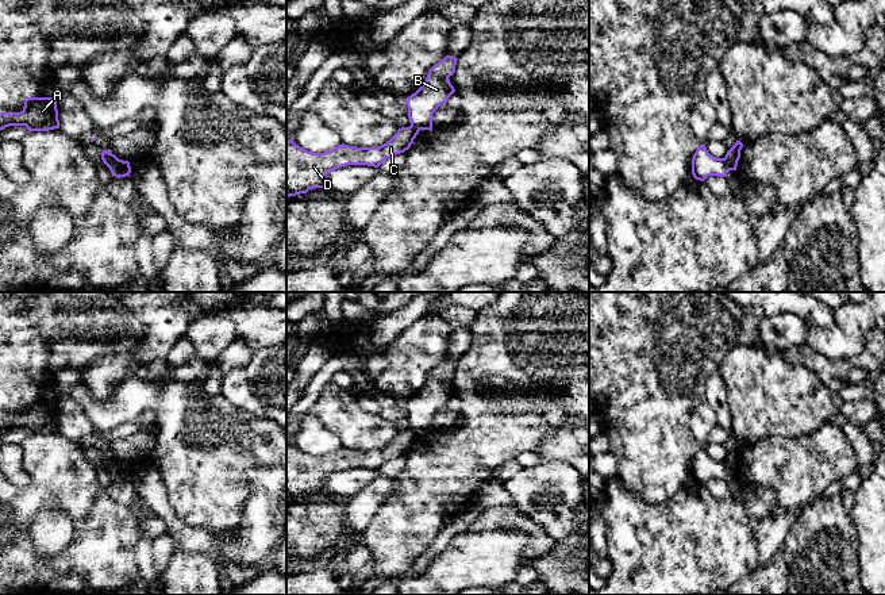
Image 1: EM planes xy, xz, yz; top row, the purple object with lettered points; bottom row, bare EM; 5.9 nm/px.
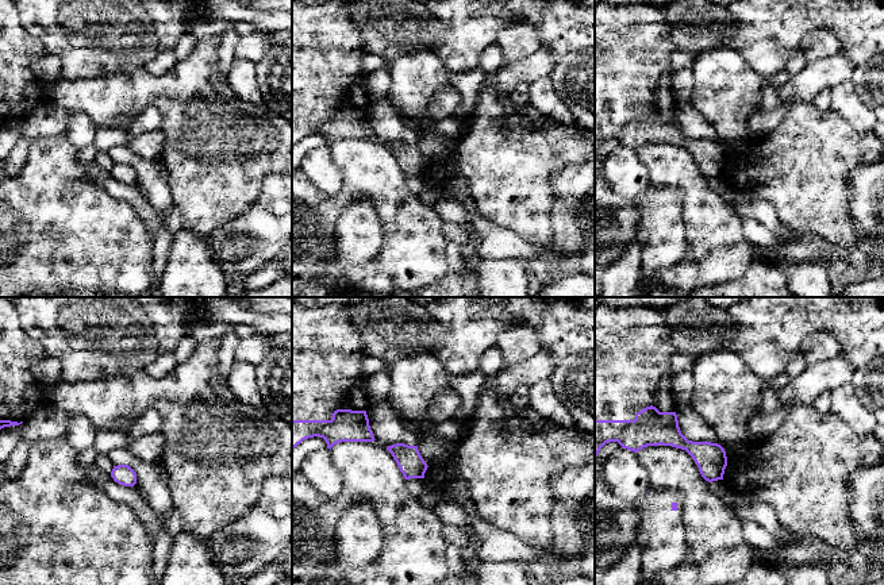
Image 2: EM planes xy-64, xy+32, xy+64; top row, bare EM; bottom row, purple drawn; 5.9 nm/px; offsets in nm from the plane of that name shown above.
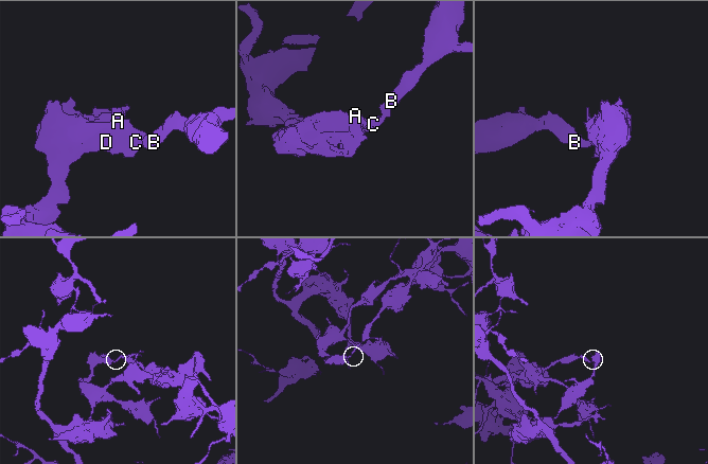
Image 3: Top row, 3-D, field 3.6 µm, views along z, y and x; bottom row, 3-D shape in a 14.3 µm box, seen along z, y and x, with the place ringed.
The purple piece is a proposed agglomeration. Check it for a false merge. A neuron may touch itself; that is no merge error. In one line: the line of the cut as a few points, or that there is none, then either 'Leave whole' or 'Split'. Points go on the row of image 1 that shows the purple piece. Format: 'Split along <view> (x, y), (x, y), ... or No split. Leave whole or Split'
Split along yz (723, 158), (730, 169). Split

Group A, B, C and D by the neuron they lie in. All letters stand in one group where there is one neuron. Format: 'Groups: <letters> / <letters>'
Groups: A C D / B

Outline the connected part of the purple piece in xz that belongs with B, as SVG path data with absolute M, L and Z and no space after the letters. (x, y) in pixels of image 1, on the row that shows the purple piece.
M446 55L435 64L428 70L424 84L405 99L412 127L432 131L432 114L455 92L449 77L455 72L457 60Z

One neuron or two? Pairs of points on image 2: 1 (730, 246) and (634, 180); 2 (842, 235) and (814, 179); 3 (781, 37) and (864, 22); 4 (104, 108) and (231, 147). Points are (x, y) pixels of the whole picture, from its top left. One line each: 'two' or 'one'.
1: two
2: one
3: one
4: one

